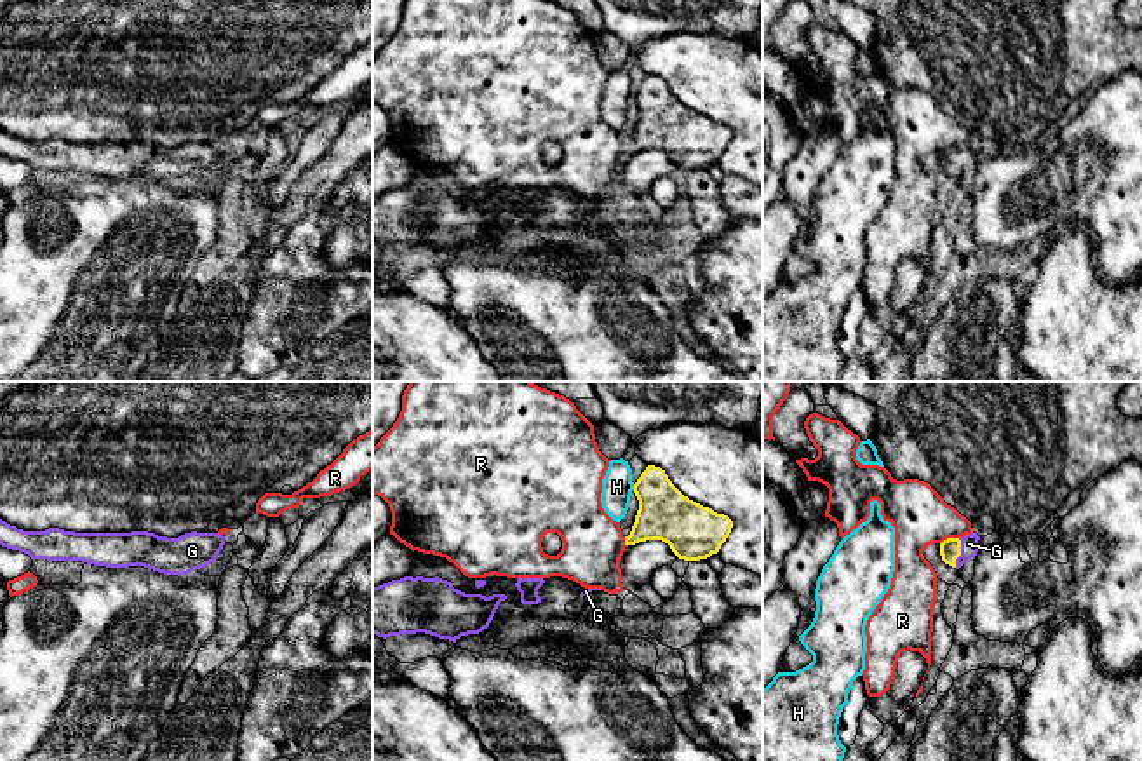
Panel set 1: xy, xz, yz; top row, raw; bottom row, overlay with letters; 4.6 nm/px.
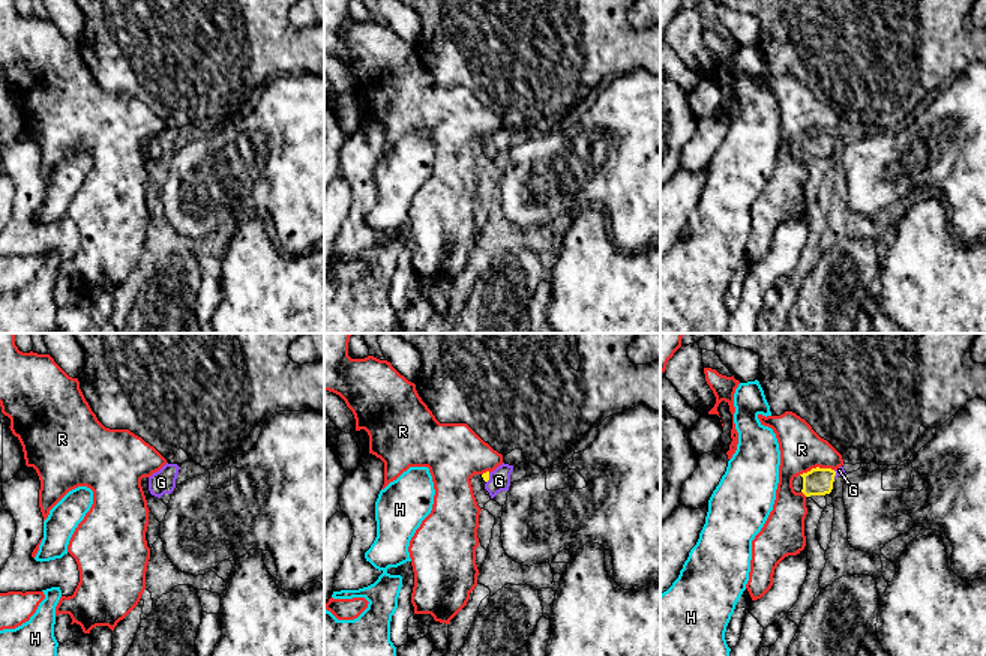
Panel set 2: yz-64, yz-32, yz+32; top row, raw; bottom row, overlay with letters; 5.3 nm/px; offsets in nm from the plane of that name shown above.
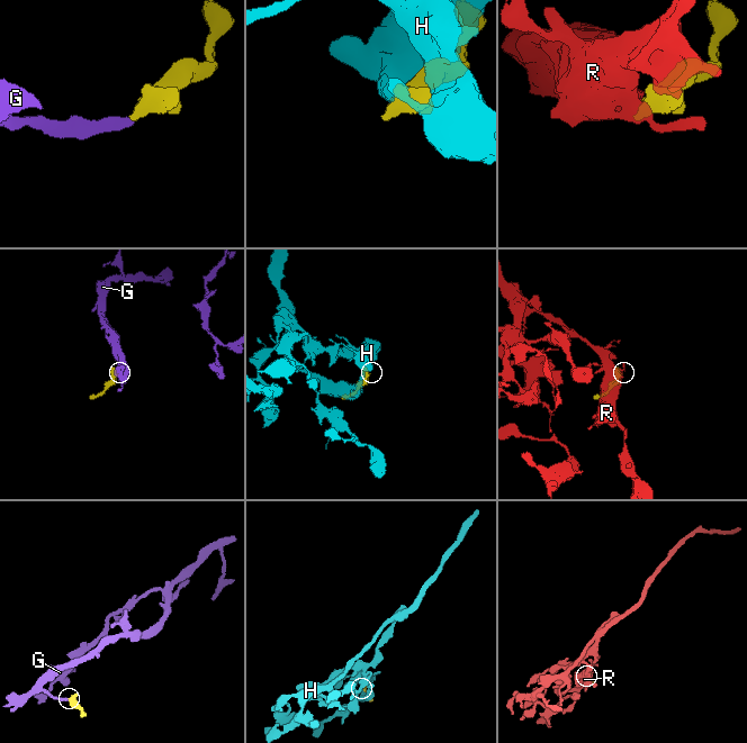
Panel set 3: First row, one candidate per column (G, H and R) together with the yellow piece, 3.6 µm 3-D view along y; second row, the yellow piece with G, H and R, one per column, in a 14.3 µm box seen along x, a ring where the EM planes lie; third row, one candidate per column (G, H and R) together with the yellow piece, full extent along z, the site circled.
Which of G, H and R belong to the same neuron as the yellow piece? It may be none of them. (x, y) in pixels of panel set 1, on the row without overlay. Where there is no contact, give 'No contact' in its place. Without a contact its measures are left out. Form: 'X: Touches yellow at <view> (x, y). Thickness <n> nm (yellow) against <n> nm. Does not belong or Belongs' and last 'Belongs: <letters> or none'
G: Touches yellow at yz (960, 164). Thickness 100 nm (yellow) against 80 nm. Belongs
H: Touches yellow at xz (634, 98). Thickness 240 nm (yellow) against 140 nm. Does not belong
R: Touches yellow at yz (949, 148). Thickness 100 nm (yellow) against 260 nm. Does not belong
Belongs: G

